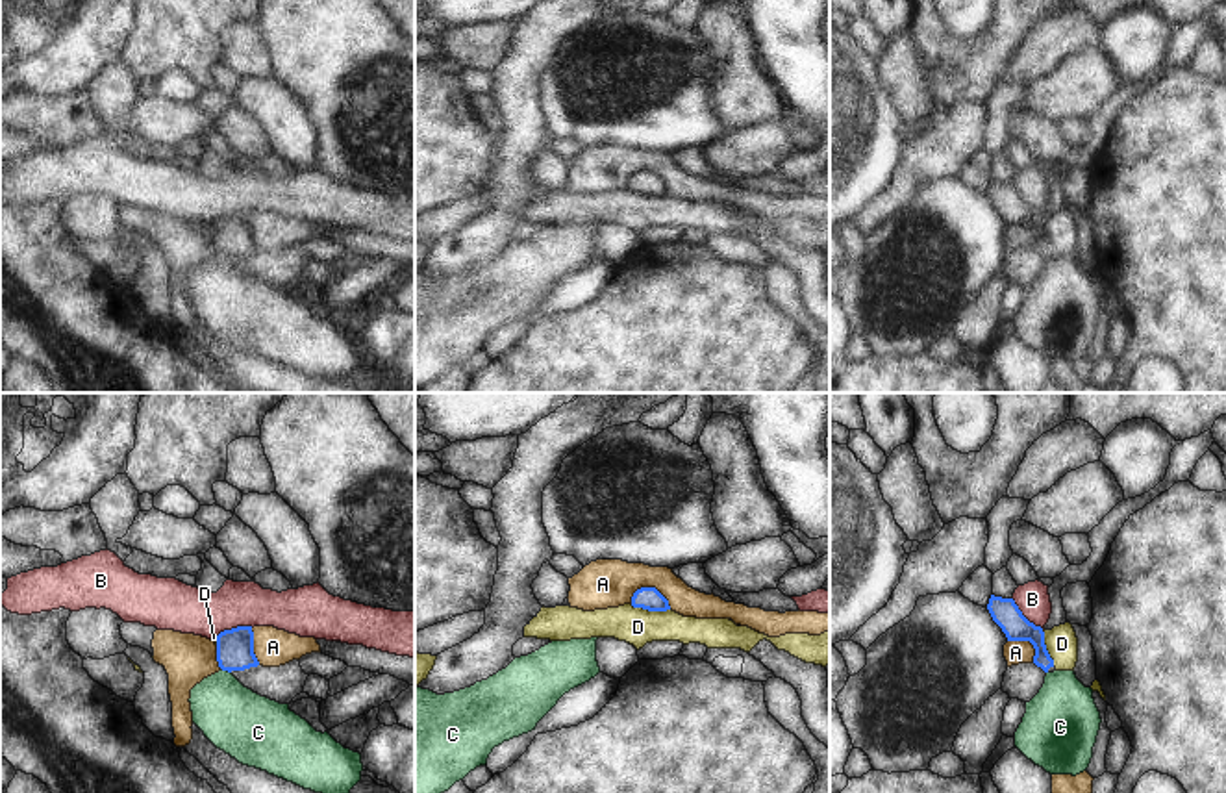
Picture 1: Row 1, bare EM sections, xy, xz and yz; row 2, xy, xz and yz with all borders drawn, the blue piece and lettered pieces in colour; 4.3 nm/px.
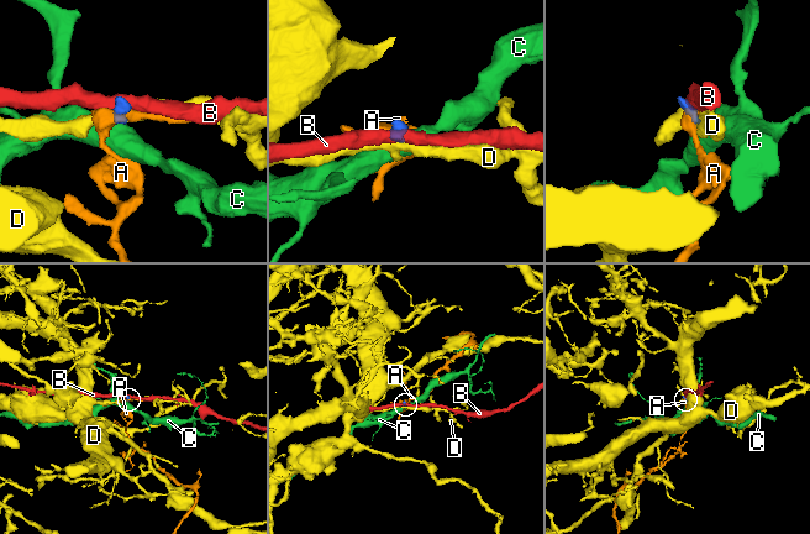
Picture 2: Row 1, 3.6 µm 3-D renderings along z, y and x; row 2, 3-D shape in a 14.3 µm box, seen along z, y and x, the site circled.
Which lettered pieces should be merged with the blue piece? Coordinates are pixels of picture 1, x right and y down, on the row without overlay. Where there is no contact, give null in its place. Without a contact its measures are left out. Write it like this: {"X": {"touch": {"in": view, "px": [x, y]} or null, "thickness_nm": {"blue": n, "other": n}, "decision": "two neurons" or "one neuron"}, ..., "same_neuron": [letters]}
{"A": {"touch": {"in": "xz", "px": [652, 173]}, "thickness_nm": {"blue": 100, "other": 220}, "decision": "two neurons"}, "B": {"touch": {"in": "xy", "px": [234, 213]}, "thickness_nm": {"blue": 160, "other": 200}, "decision": "two neurons"}, "C": {"touch": {"in": "xy", "px": [226, 254]}, "thickness_nm": {"blue": 160, "other": 280}, "decision": "two neurons"}, "D": {"touch": {"in": "xz", "px": [650, 195]}, "thickness_nm": {"blue": 100, "other": 160}, "decision": "two neurons"}, "same_neuron": []}

